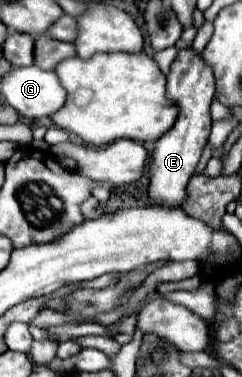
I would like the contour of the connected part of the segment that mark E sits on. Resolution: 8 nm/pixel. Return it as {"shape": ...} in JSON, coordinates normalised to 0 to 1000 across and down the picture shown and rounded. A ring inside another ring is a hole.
{"shape":[[[744,130],[719,156],[686,220],[694,263],[736,284],[736,310],[702,347],[686,347],[636,385],[620,411],[620,485],[612,485],[612,528],[628,544],[744,549],[777,523],[777,480],[802,464],[802,448],[835,416],[835,395],[851,390],[868,358],[868,273],[884,257],[884,199],[876,183],[843,167],[826,146],[793,130]]]}

